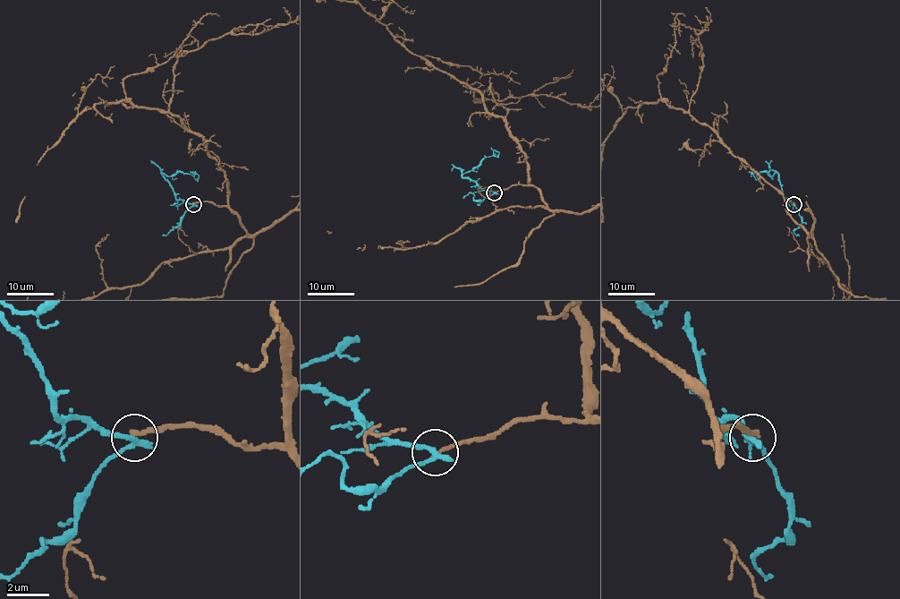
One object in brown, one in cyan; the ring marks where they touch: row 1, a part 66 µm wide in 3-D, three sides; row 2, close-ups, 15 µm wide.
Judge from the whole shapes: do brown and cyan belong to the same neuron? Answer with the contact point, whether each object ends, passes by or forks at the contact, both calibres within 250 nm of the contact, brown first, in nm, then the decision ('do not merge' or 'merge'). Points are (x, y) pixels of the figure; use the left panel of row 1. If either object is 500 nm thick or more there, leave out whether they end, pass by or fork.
place (193, 204); brown ends; cyan passes by; calibres 200 and 280 nm; do not merge

